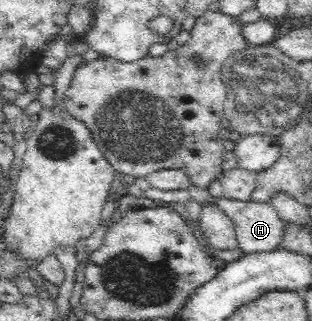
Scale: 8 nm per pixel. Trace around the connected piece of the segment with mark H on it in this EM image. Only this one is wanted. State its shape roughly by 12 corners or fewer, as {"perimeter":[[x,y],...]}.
{"perimeter":[[221,197],[244,254],[279,249],[286,223],[270,202]]}

